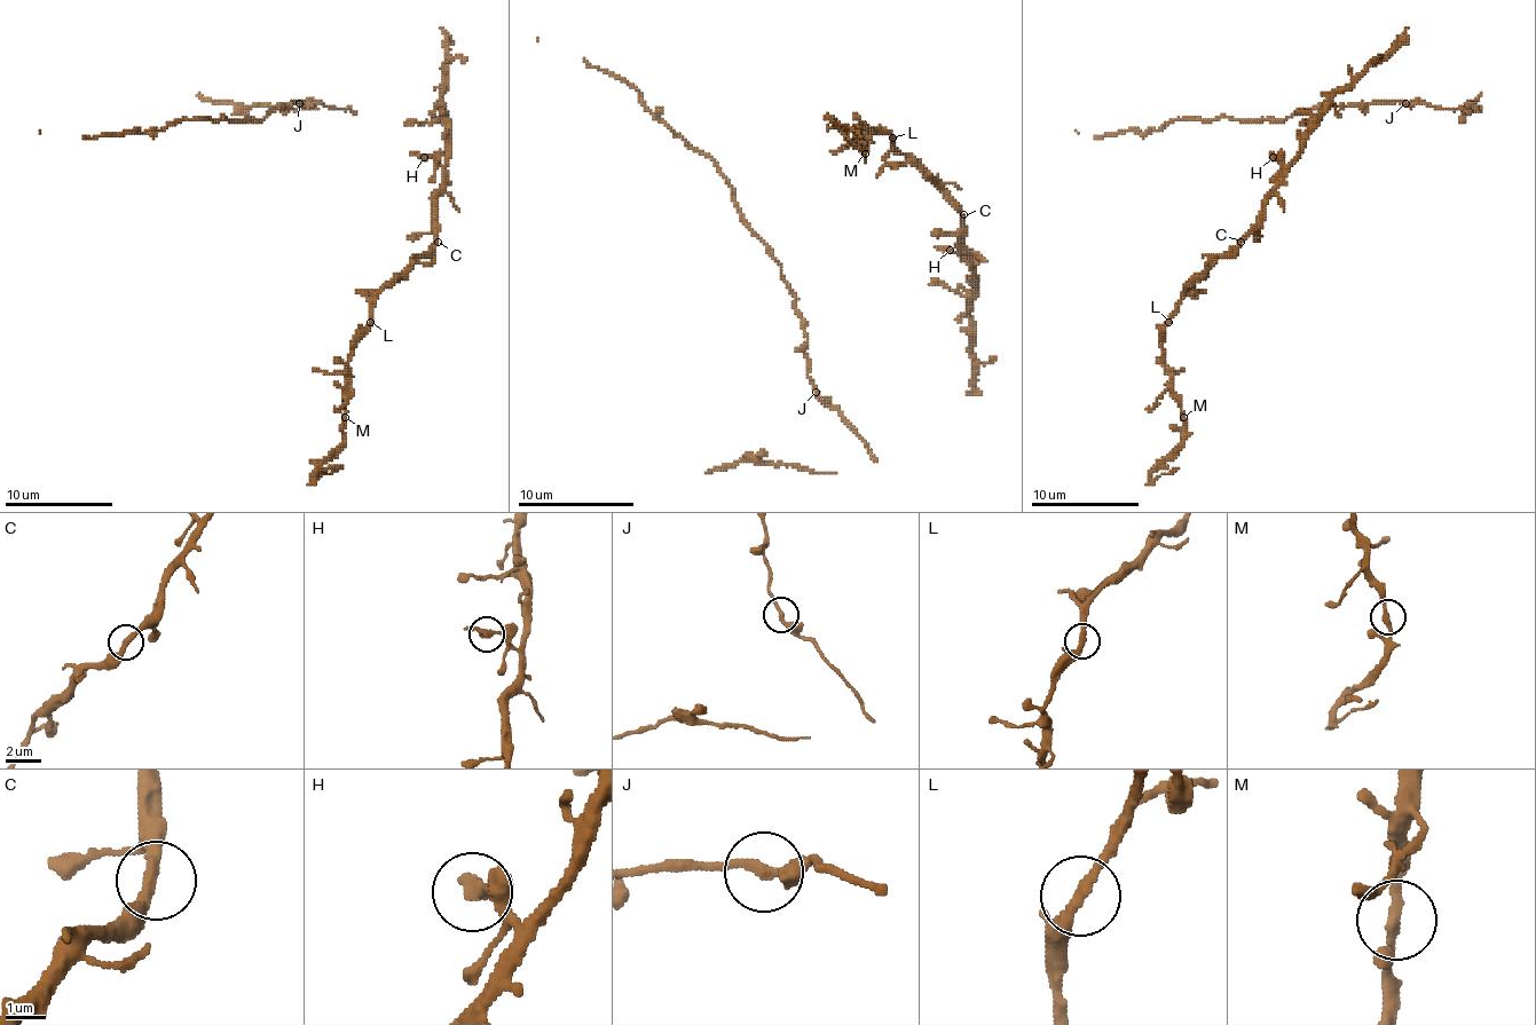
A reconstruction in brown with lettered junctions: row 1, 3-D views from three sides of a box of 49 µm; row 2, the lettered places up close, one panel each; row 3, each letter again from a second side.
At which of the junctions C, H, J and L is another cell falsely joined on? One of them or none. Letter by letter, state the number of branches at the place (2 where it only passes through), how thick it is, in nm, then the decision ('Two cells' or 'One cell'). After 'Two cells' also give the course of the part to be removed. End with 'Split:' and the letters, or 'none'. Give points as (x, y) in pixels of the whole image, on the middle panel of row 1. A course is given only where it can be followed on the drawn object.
C: Branches: 2. Thickness 280 nm. One cell
H: Branches: 2. Thickness 240 nm. One cell
J: Branches: 2. Thickness 240 nm. One cell
L: Branches: 2. Thickness 280 nm. One cell
Split: none

